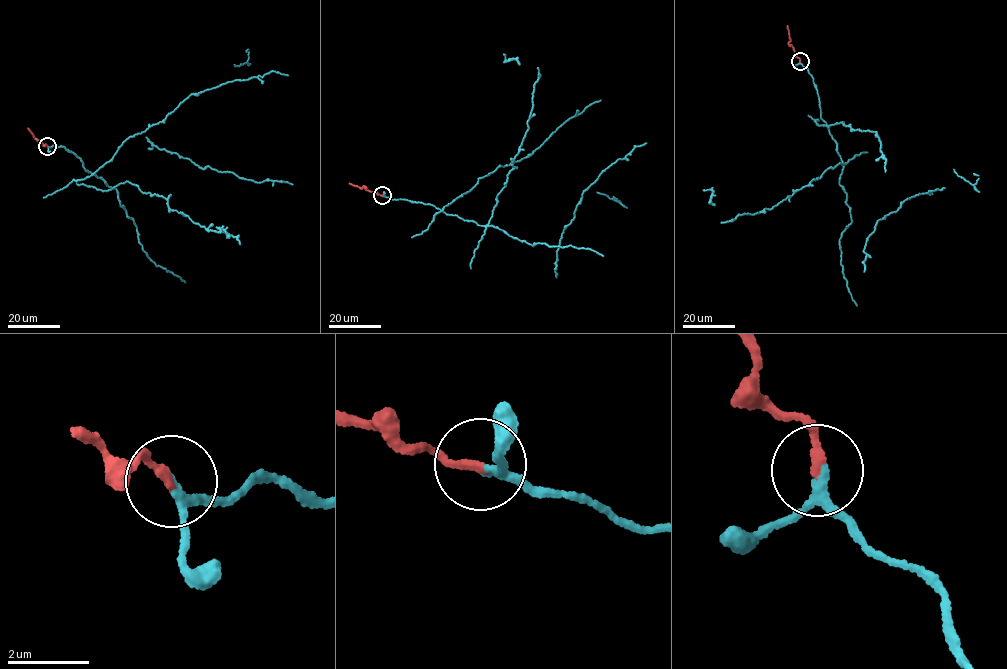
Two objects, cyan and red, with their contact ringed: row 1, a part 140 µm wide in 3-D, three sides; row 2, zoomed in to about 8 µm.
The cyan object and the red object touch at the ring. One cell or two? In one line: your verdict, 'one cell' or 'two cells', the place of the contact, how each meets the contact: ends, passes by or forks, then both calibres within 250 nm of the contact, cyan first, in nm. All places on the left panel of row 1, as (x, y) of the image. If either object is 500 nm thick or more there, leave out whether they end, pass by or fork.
one cell; at (47, 146); cyan passes by; red ends there; 190 nm thick on the cyan side, 220 nm on the other

